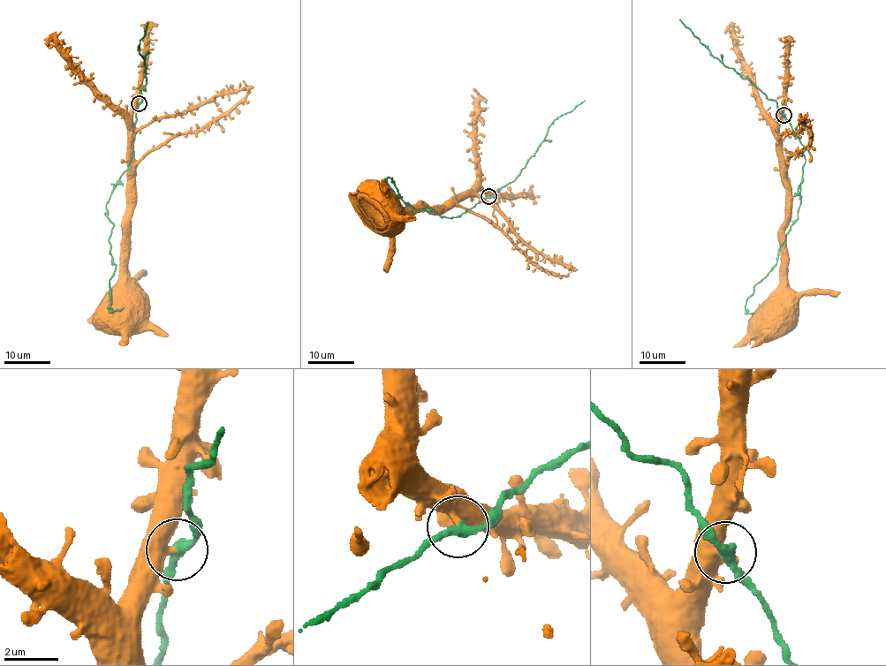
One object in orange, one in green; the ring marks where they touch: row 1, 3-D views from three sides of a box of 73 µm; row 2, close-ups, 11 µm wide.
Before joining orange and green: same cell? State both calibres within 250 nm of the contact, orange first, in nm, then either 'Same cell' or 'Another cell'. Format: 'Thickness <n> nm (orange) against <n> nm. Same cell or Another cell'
Thickness 500 nm (orange) against 320 nm. Another cell

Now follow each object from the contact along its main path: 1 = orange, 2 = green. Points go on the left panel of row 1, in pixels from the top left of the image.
1: (138, 103), (132, 116), (132, 207), (123, 293), (125, 307), (121, 333), (124, 345)
2: (139, 103), (132, 161), (106, 205), (115, 268), (109, 283), (110, 305), (113, 311), (123, 308)

